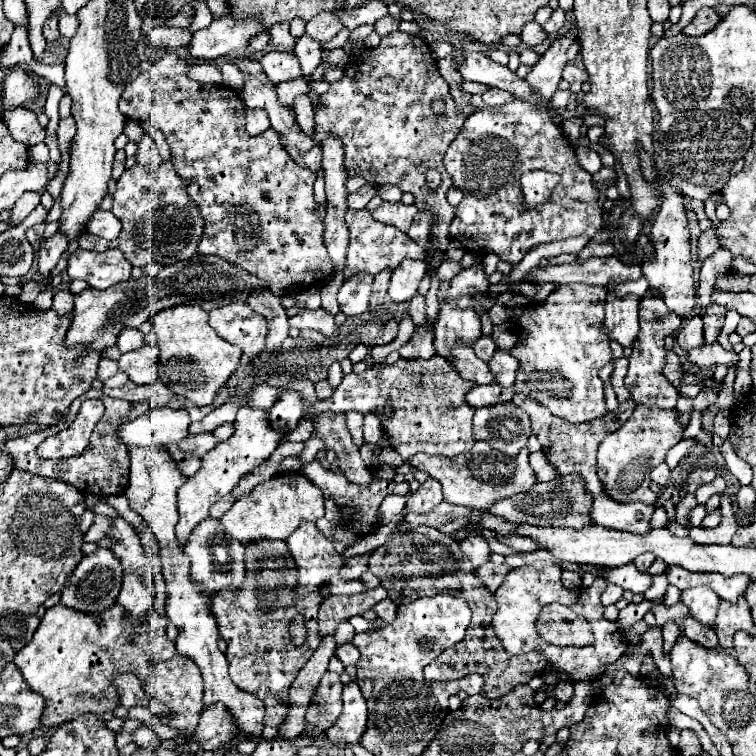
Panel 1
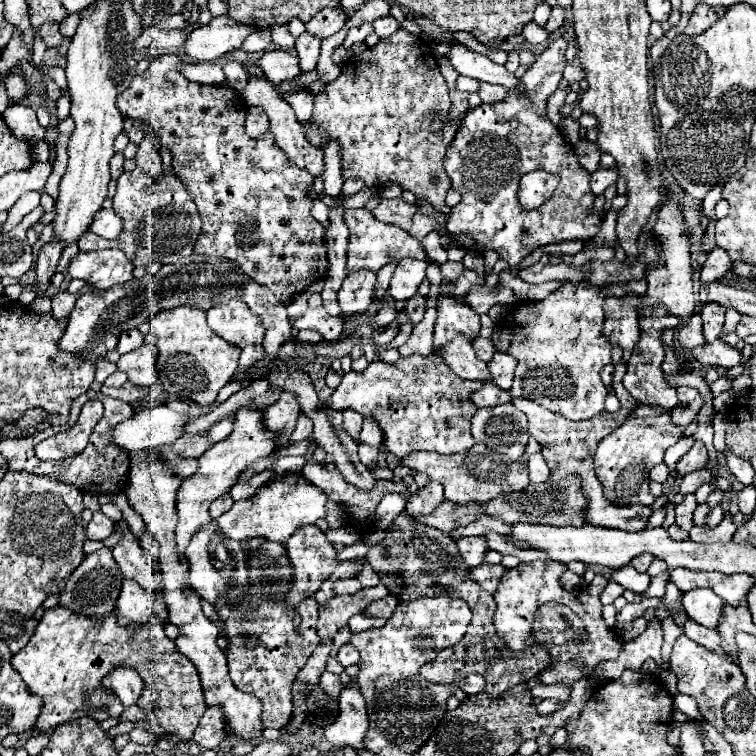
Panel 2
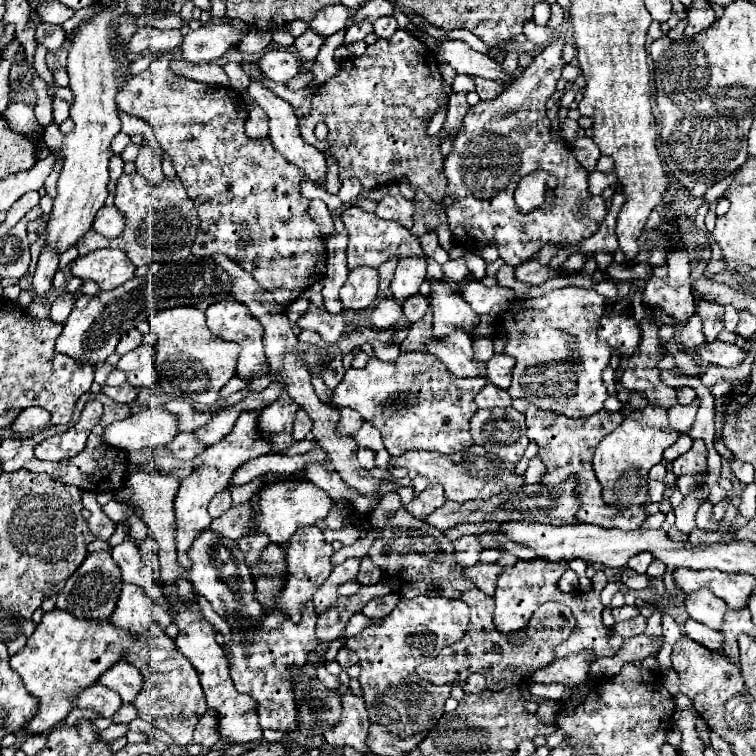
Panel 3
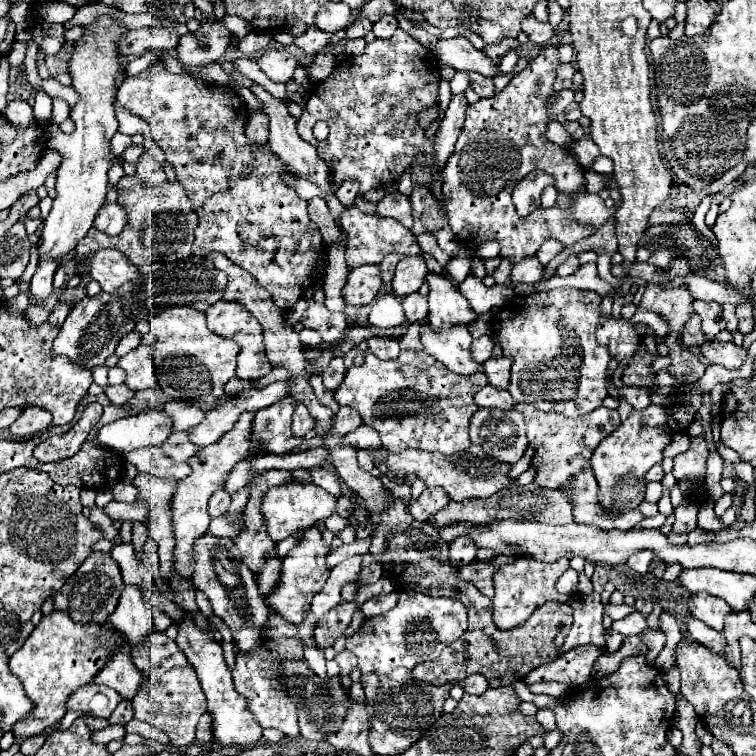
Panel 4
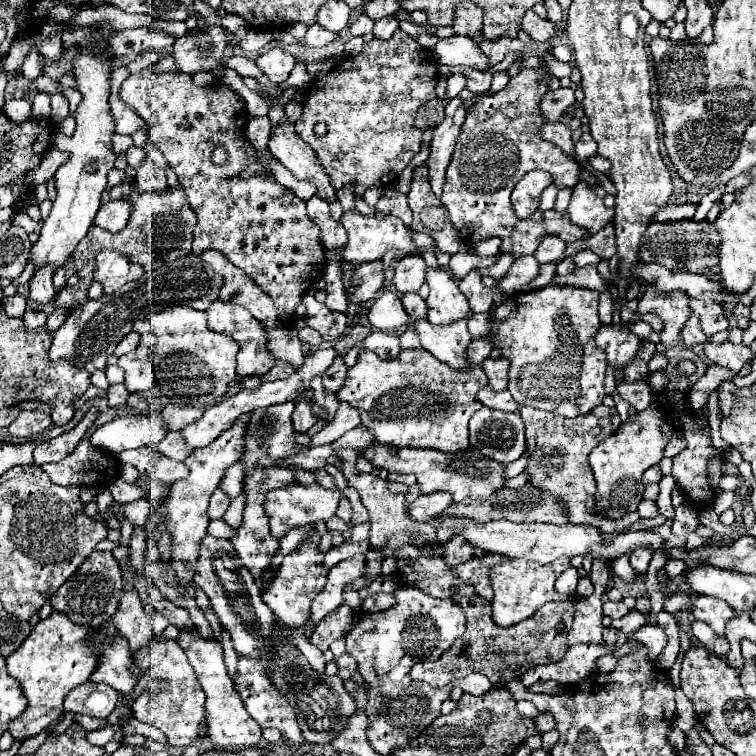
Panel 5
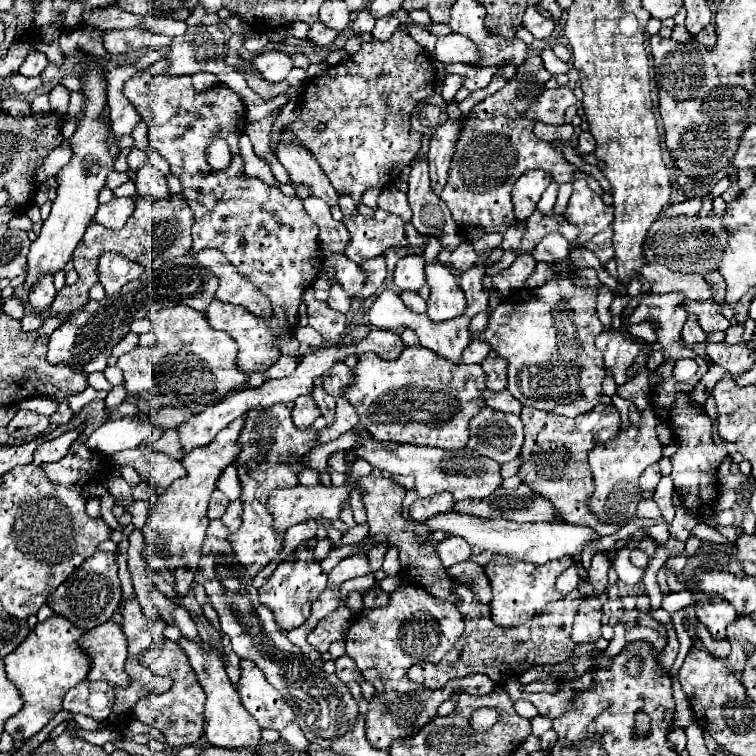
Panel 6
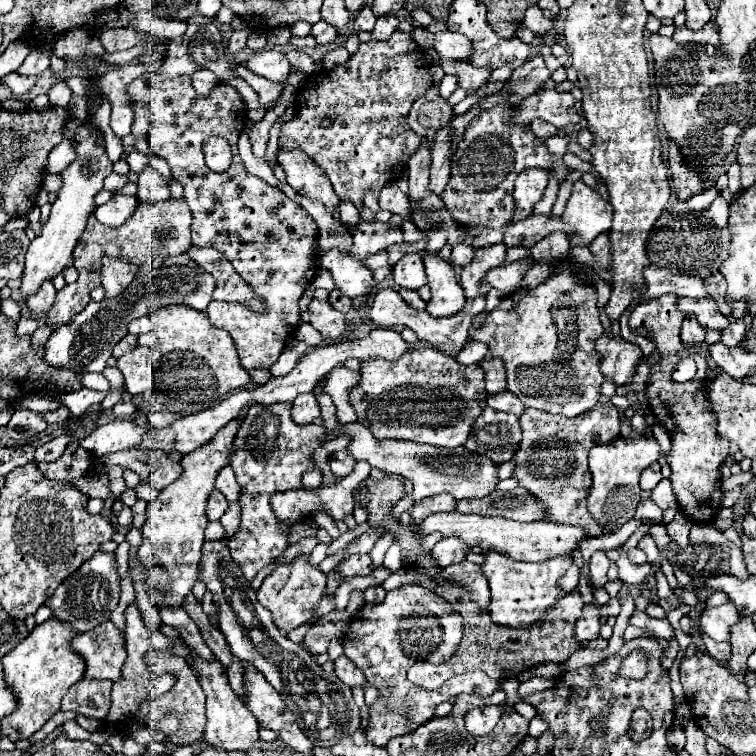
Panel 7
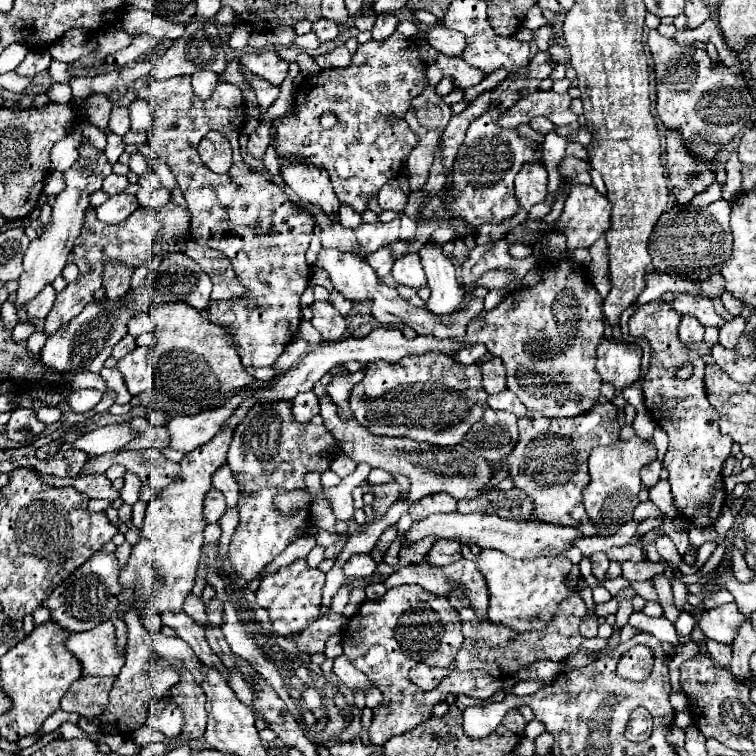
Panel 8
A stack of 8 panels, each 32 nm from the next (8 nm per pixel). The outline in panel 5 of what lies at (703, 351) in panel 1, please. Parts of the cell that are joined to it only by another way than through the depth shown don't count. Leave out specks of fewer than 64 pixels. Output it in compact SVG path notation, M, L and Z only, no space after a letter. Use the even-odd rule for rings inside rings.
M706 342L704 344L704 354L712 364L724 366L724 368L734 370L734 372L738 372L748 360L754 358L754 354L748 346L732 344L732 342L724 342L724 344Z

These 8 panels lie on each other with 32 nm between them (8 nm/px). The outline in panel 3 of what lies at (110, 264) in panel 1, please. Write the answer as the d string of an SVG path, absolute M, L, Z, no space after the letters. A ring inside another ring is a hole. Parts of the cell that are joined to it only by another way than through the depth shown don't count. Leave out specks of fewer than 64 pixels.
M94 250L72 262L72 276L92 280L100 290L112 290L134 278L134 266L122 250Z

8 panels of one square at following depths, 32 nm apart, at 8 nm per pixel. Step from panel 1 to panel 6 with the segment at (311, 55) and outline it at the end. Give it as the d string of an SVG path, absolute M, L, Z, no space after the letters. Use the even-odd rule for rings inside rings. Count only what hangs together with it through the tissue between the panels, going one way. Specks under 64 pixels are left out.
M312 24L310 30L308 30L308 36L306 36L314 46L326 46L326 44L332 44L334 38L336 38L336 32L324 28L322 24Z

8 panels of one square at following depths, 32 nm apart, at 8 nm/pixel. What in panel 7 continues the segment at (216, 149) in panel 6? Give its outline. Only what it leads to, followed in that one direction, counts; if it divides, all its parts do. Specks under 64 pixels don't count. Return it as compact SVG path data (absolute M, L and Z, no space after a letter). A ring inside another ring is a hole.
M210 136L208 144L204 144L204 160L210 170L226 172L232 164L232 152L228 140L220 136Z

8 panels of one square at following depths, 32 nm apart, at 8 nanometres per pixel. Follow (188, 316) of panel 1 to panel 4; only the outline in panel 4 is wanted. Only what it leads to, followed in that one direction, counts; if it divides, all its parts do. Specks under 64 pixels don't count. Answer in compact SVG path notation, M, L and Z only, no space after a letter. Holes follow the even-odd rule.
M172 306L150 318L152 332L158 336L154 346L154 368L160 390L190 404L216 404L224 394L224 384L236 376L236 356L240 346L224 340L206 328L206 314L192 306Z

